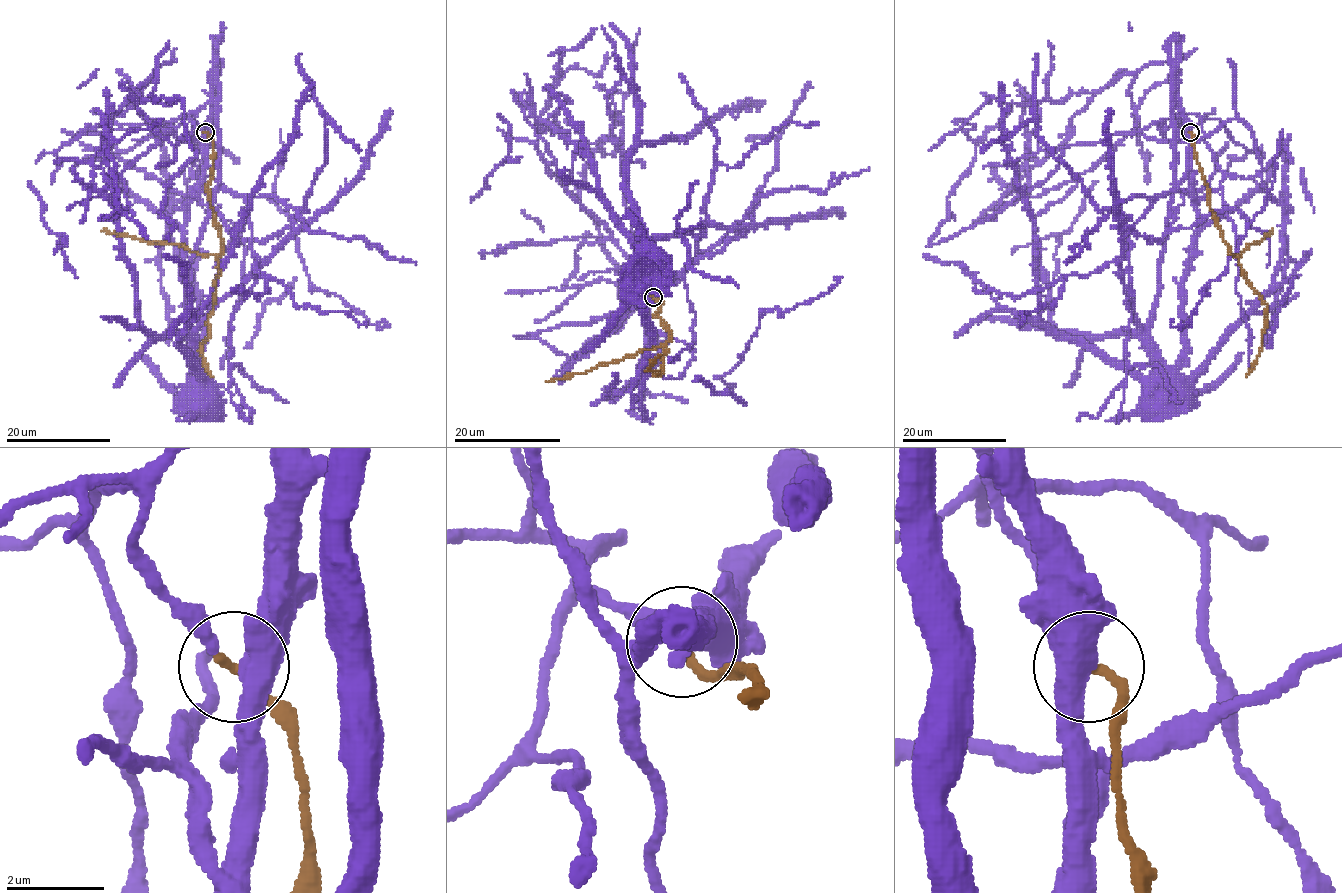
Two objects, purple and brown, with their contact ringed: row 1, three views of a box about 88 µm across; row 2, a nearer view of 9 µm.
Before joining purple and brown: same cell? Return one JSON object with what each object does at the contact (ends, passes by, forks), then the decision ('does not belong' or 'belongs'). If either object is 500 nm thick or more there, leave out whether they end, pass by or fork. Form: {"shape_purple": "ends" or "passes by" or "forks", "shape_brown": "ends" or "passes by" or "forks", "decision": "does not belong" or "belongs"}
{"shape_purple": "forks", "shape_brown": "ends", "decision": "belongs"}

